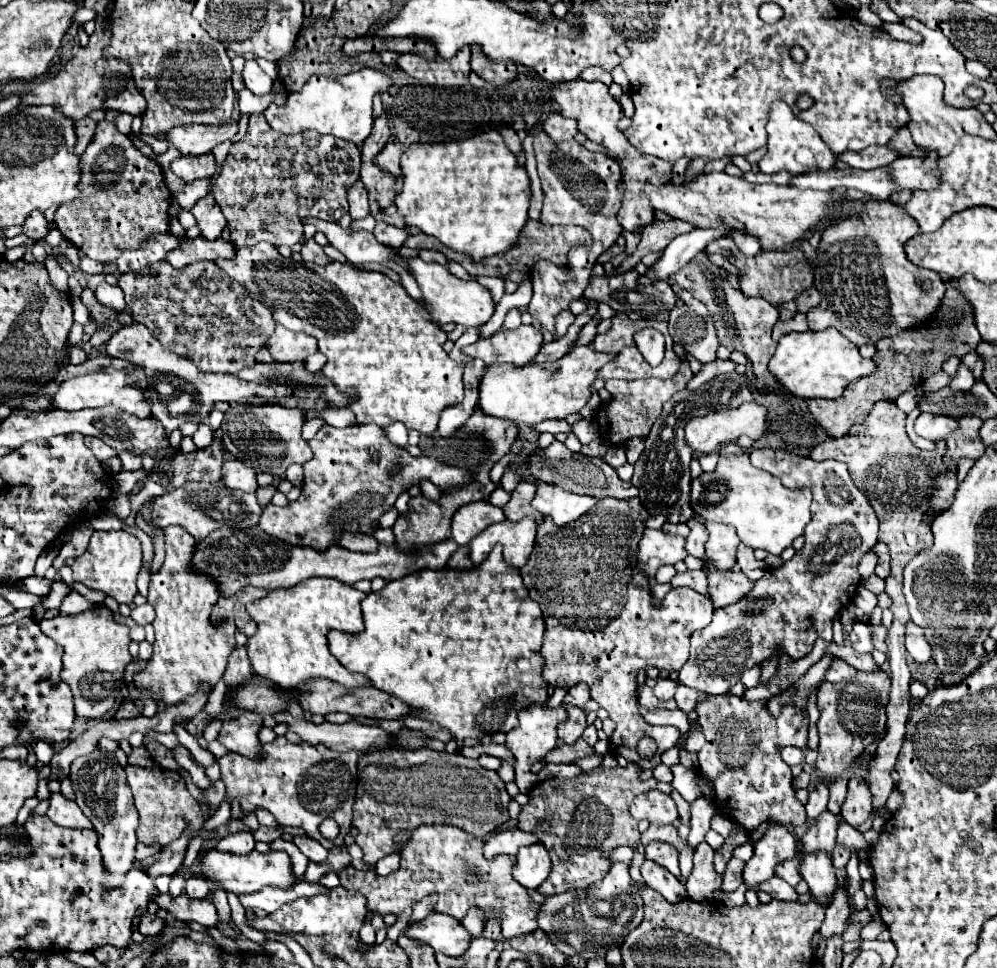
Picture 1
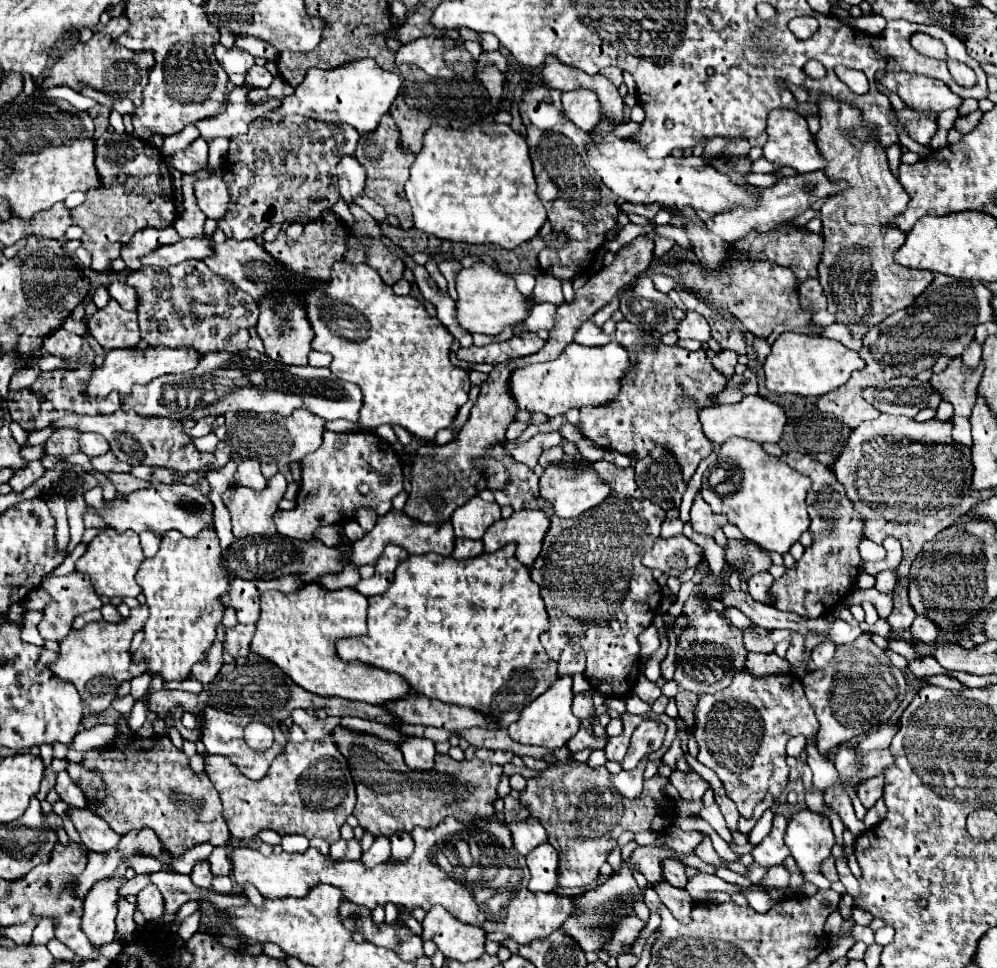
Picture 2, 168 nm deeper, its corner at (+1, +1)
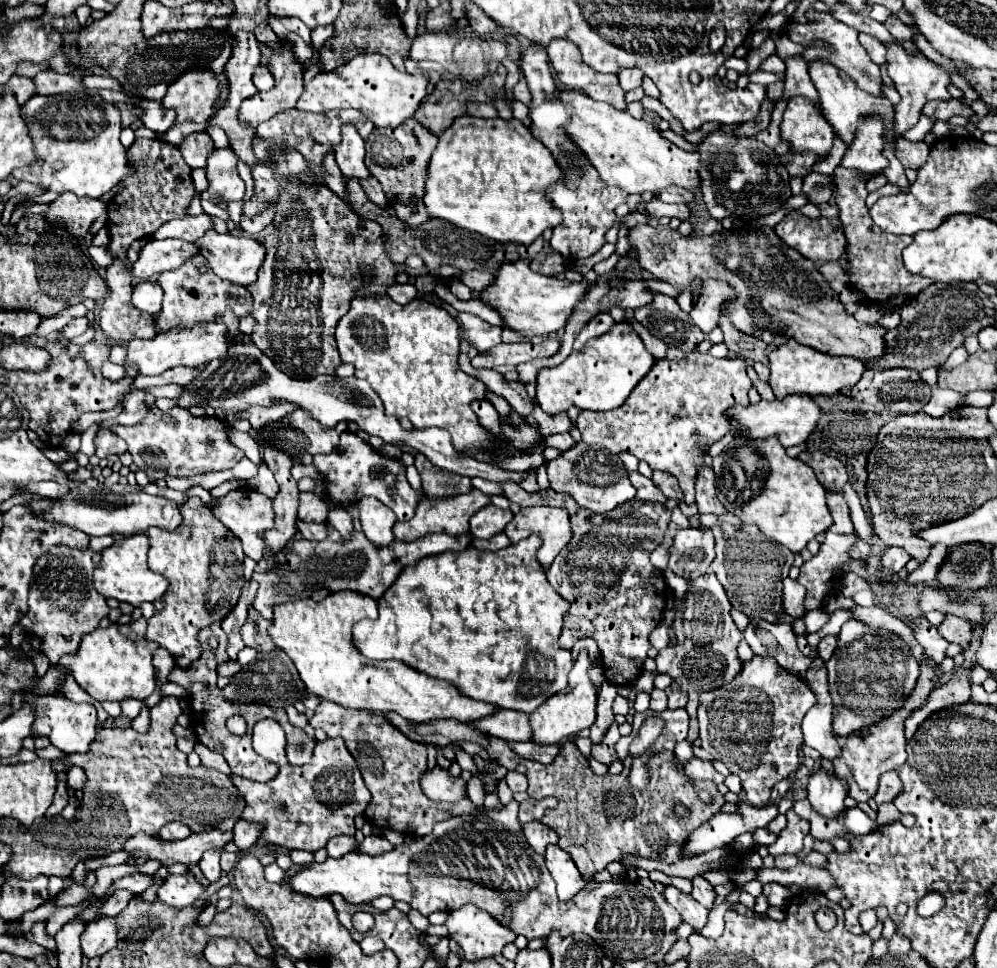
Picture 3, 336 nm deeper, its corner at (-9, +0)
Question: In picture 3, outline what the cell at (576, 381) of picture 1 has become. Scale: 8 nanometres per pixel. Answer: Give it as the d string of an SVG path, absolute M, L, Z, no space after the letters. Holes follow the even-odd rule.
M624 320L604 336L588 340L582 350L572 352L560 366L542 368L536 380L536 402L546 414L568 412L572 406L598 412L614 410L624 404L652 364L654 356L644 348L640 336Z

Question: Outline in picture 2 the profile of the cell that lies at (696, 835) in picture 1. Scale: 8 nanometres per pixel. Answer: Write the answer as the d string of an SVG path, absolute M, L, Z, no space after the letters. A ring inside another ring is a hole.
M674 771L670 775L670 783L678 789L680 797L686 801L702 801L704 791L708 789L708 783L694 771Z

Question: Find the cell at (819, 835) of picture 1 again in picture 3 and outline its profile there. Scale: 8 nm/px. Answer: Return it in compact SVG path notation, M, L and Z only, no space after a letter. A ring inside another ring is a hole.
M926 660L926 664L922 666L922 674L918 678L918 684L914 688L914 692L910 694L910 698L906 700L906 704L896 710L890 718L884 718L880 720L878 724L870 726L870 728L864 728L862 730L862 736L848 736L842 744L842 754L832 762L834 764L834 772L836 772L836 778L845 780L849 786L848 795L856 800L856 802L866 802L870 800L874 794L876 794L876 786L878 786L878 778L888 772L888 770L894 770L898 766L902 766L906 762L906 750L904 750L904 744L906 744L906 738L904 738L904 718L914 710L914 708L920 708L924 702L926 702L926 696L934 690L934 686L938 684L938 674L932 670L936 666L934 660Z

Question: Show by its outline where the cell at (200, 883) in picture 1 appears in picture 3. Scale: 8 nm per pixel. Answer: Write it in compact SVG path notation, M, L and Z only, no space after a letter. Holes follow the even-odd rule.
M210 850L202 854L202 860L198 862L202 874L206 876L208 882L218 882L222 868L220 868L220 850Z

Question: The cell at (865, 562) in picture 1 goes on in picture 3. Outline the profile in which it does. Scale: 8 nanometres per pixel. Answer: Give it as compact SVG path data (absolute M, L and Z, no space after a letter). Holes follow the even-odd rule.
M850 484L844 486L844 496L846 496L846 502L848 502L848 508L850 508L850 514L852 514L852 520L854 520L854 528L858 532L858 538L868 542L868 544L874 544L874 534L872 534L872 526L860 506L860 500L858 500L858 494L852 490Z

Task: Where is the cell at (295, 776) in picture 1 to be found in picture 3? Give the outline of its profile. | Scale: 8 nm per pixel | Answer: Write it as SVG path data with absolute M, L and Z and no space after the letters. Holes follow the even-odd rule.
M342 738L318 740L314 746L314 756L308 764L292 766L286 762L280 766L278 776L266 784L234 774L230 774L230 780L234 780L234 786L244 798L244 810L240 818L260 824L262 832L258 842L268 846L314 852L324 848L332 836L354 836L354 818L362 816L370 804L370 792L364 786L358 764L346 750Z

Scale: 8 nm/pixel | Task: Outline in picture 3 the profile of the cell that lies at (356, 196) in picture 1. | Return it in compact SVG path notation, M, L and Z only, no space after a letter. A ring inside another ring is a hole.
M350 124L342 128L342 144L336 148L336 162L348 180L364 180L370 176L370 170L364 164L364 140Z

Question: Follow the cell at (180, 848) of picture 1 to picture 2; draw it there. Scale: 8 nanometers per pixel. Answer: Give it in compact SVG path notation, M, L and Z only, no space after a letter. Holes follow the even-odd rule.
M144 873L144 875L136 875L136 877L132 877L132 879L128 879L128 881L124 881L124 883L120 885L120 897L138 895L138 891L144 889L148 883L150 883L150 881L148 881L148 875L146 875L146 873Z

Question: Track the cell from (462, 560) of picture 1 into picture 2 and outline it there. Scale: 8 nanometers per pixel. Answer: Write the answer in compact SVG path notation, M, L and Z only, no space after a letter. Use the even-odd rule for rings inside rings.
M456 539L456 547L452 551L452 557L456 559L470 559L484 553L484 543L482 541L472 541L472 539Z

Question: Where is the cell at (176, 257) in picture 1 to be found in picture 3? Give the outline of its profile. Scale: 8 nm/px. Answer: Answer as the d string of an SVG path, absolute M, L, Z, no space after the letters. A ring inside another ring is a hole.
M152 240L140 250L140 258L132 264L132 274L138 280L154 280L160 272L180 268L194 254L198 254L196 244L186 244L184 240Z

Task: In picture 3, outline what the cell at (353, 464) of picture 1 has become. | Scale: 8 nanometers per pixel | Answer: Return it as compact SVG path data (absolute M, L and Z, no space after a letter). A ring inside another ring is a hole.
M342 432L340 444L330 454L316 454L314 466L320 472L320 480L324 484L322 498L328 500L336 508L350 508L364 496L374 496L384 502L400 522L410 520L414 516L414 508L408 504L408 480L406 480L406 466L394 458L388 458L374 450L368 442L352 432Z

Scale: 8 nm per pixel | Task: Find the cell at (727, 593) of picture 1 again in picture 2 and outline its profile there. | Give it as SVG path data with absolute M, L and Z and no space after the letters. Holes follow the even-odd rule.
M762 571L760 575L754 575L748 583L748 591L752 595L752 599L764 603L764 605L772 605L774 599L770 595L770 587L774 583L774 577L768 571Z

